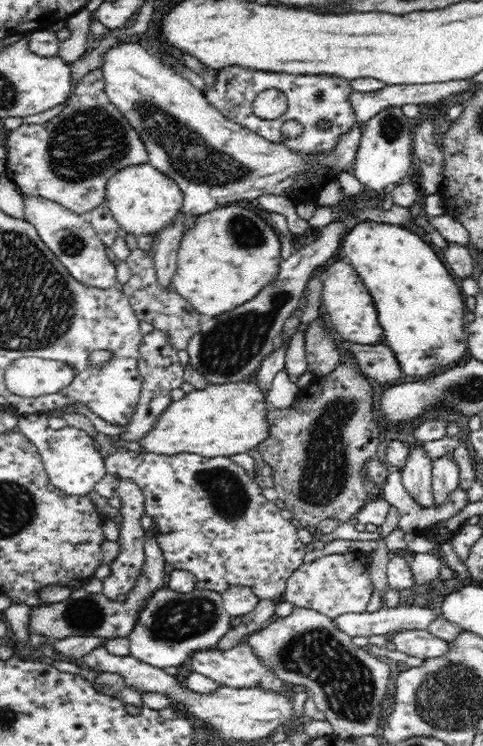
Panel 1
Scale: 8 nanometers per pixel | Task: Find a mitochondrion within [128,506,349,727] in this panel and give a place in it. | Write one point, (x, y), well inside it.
(175, 620)

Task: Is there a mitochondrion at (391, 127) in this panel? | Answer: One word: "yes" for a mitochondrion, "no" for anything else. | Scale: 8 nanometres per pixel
yes

